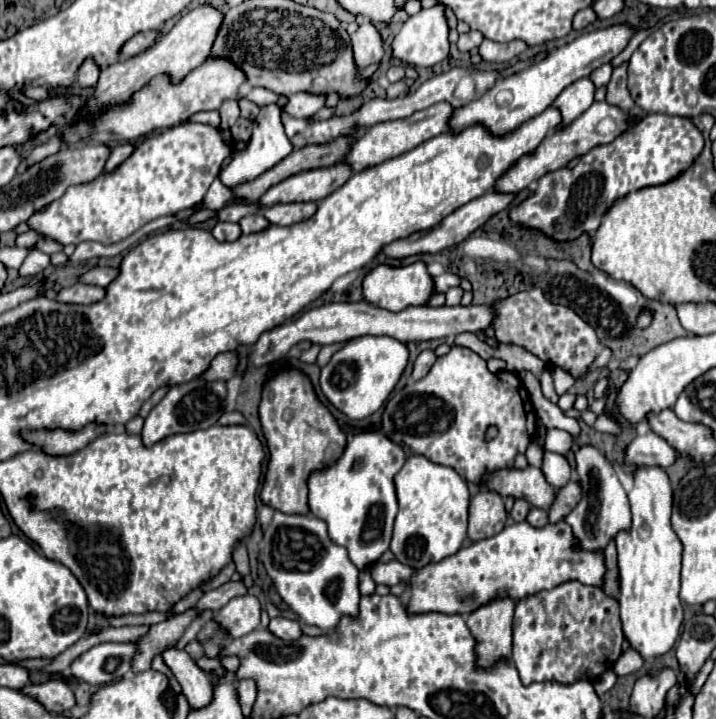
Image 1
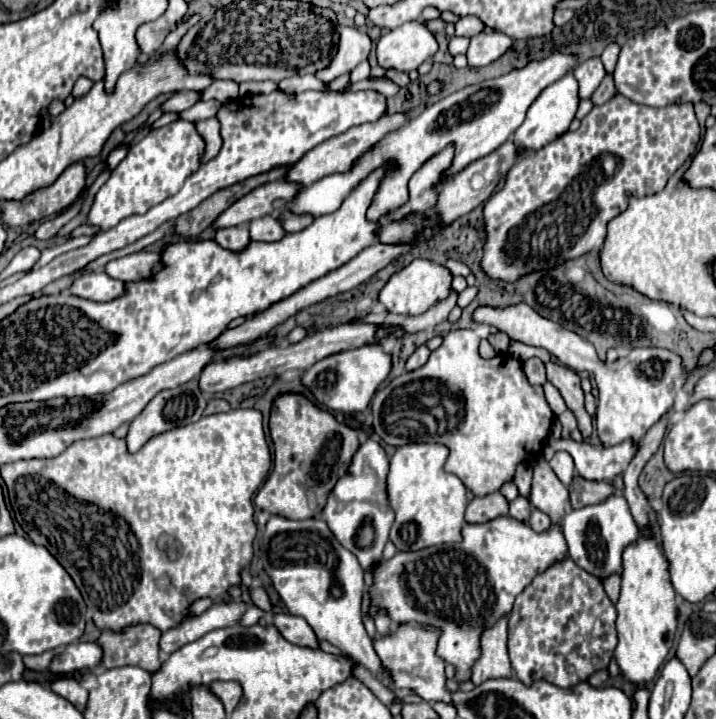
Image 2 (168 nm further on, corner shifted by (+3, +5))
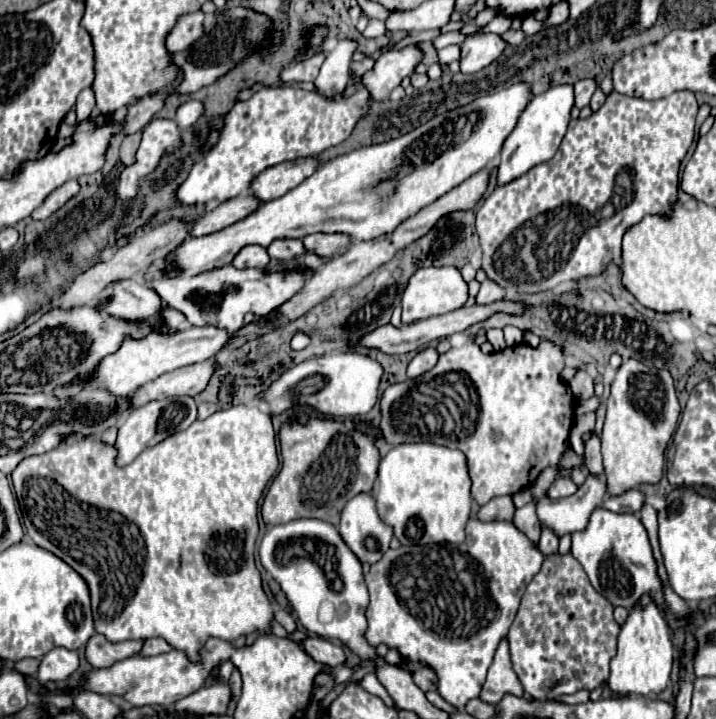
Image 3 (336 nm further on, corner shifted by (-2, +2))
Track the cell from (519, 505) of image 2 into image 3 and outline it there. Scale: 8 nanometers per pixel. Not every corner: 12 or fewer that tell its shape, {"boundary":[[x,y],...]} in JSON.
{"boundary":[[535,503],[515,511],[513,525],[537,545],[541,523]]}

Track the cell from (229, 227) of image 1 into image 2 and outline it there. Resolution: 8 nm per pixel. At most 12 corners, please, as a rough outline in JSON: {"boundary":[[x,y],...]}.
{"boundary":[[246,226],[218,228],[216,242],[238,252],[250,242]]}

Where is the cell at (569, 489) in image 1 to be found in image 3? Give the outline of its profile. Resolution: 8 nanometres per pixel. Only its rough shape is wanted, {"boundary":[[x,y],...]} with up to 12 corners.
{"boundary":[[631,489],[619,497],[607,495],[601,507],[613,513],[635,513],[645,495]]}

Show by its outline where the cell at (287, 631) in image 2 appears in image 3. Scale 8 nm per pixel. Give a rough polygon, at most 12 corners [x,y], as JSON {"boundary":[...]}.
{"boundary":[[321,637],[303,641],[305,651],[321,665],[347,661],[343,649]]}

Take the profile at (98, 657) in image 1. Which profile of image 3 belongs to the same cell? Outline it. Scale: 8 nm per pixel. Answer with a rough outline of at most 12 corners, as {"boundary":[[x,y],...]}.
{"boundary":[[55,647],[41,657],[37,679],[63,681],[79,667],[75,651]]}

